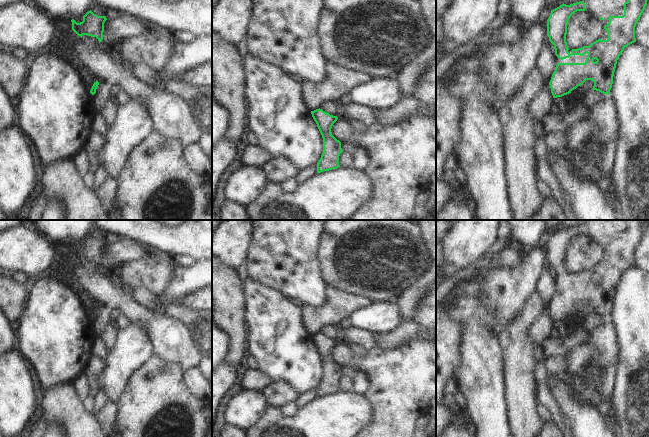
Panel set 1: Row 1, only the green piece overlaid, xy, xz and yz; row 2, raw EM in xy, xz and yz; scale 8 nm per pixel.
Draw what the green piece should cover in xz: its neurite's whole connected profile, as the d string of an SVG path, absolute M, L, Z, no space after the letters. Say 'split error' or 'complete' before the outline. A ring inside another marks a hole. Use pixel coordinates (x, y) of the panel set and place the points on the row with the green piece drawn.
complete; M320 108L311 111L311 114L323 138L323 153L317 163L317 173L337 169L339 156L343 150L341 142L332 135L331 128L338 117L330 115Z

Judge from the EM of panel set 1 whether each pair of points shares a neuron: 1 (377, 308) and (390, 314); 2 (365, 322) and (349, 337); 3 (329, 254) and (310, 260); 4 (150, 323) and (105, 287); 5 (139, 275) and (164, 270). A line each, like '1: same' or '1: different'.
1: same
2: different
3: different
4: same
5: same

